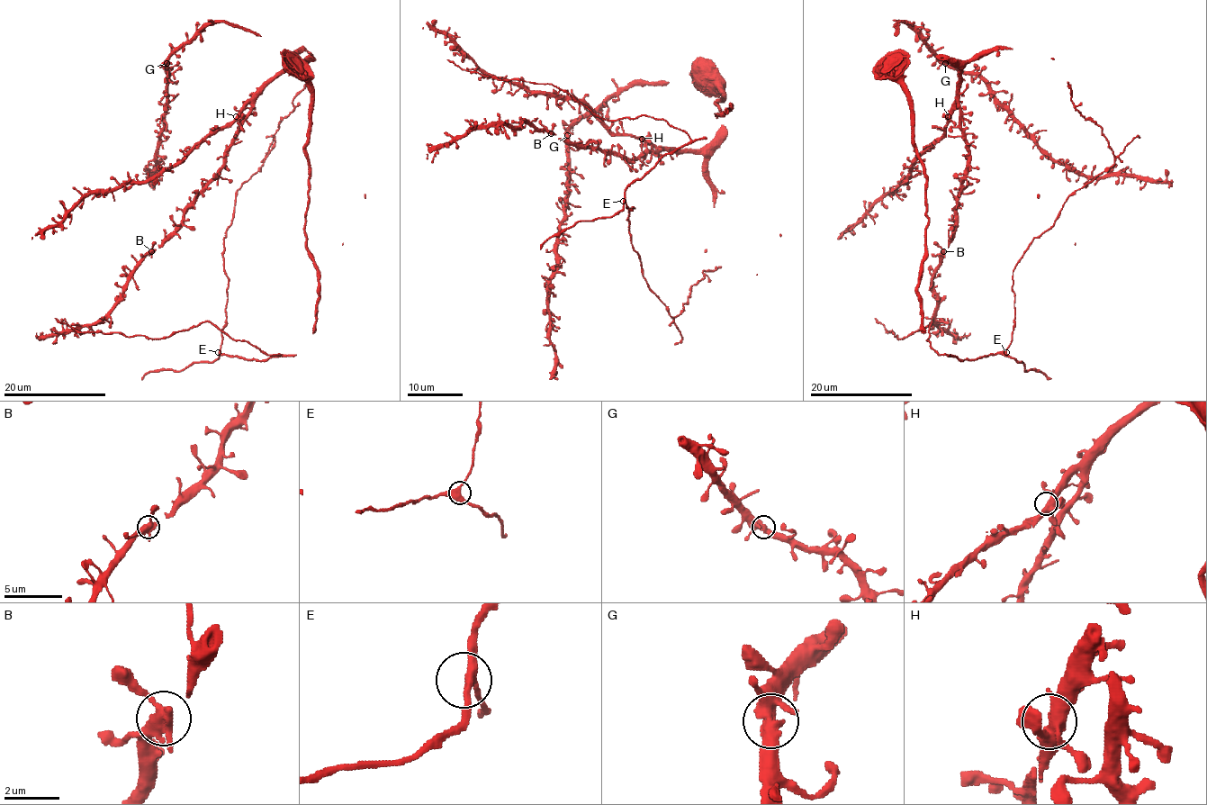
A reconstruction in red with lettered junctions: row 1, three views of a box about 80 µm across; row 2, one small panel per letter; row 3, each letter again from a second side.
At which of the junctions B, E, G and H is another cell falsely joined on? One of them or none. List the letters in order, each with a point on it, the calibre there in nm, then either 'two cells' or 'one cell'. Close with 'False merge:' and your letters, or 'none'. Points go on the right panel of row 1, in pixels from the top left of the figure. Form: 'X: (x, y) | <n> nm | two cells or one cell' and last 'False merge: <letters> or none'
B: (943, 251) | 400 nm | one cell
E: (1006, 352) | 360 nm | one cell
G: (945, 63) | 440 nm | one cell
H: (948, 116) | 440 nm | one cell
False merge: none

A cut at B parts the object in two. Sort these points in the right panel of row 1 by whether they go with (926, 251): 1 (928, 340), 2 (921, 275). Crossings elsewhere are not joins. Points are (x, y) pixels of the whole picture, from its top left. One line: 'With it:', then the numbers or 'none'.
With it: 1, 2

